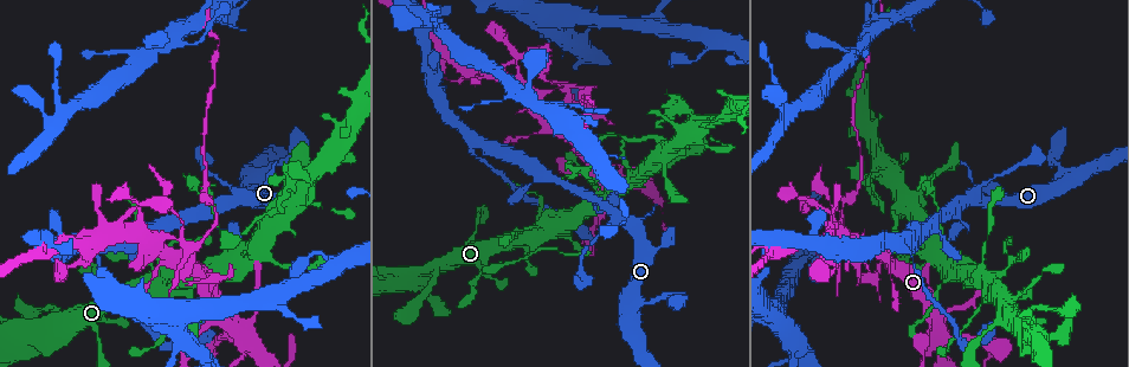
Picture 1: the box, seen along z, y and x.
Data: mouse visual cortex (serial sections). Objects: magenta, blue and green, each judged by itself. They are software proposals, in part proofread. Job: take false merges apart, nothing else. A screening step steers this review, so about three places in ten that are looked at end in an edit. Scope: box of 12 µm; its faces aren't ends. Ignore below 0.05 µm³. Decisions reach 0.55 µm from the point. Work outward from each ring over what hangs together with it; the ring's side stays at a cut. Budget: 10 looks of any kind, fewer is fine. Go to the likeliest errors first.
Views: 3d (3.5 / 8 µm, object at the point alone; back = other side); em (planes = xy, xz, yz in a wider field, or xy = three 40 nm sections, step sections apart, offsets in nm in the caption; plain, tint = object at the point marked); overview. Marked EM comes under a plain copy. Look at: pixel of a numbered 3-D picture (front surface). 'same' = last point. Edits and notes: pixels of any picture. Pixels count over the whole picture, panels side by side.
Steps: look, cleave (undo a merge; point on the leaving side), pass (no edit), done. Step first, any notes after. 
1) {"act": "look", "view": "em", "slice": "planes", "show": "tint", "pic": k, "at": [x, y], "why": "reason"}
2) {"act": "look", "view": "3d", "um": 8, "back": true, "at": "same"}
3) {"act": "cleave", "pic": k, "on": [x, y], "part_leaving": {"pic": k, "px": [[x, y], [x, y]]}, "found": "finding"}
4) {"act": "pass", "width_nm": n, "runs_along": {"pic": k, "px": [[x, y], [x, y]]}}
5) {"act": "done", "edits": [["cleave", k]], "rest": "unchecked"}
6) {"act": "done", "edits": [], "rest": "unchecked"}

{"act": "look", "view": "3d", "um": 3.5, "pic": 1, "at": [900, 245], "why": "small branch off a trunk"}

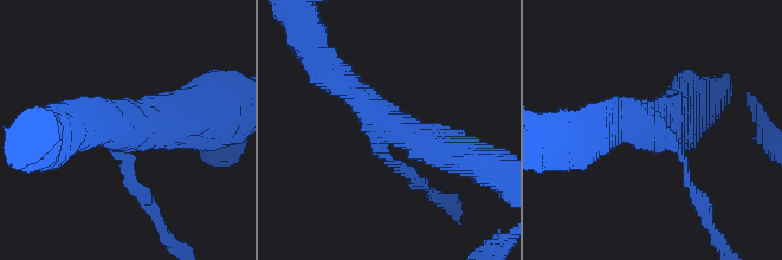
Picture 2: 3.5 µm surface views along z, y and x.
{"act": "look", "view": "em", "slice": "xy", "step": 1, "show": "tint", "pic": 2, "at": [390, 129], "arms": 3, "arm_widths_nm": [150, 400, 500]}

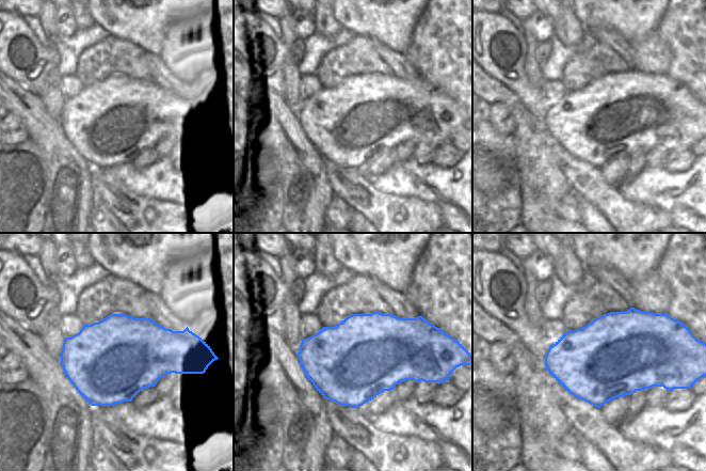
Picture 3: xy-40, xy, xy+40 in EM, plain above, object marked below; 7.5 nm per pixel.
{"act": "cleave", "pic": 2, "on": [130, 187], "part_leaving": {"pic": 2, "px": [[122, 154], [166, 238]]}, "found": "two cells meet here"}

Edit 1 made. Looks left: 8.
{"act": "look", "view": "overview", "why": "see it whole again"}

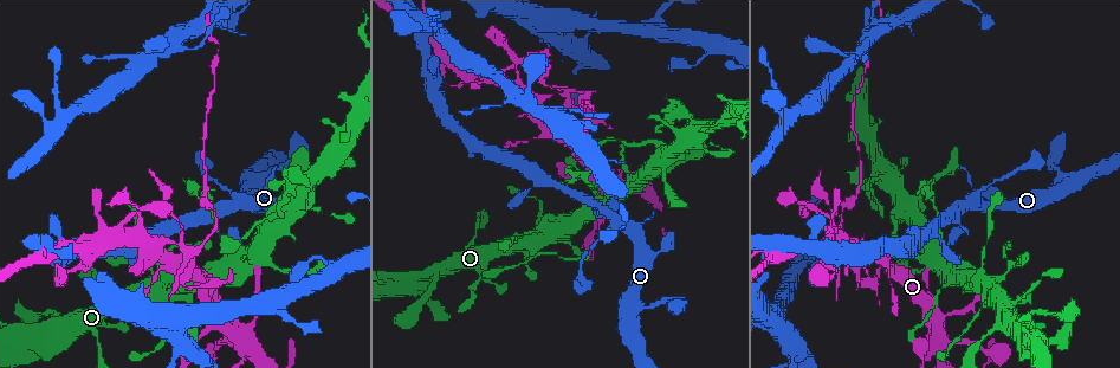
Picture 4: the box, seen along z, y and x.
{"act": "look", "view": "3d", "um": 3.5, "pic": 4, "at": [162, 285], "why": "small branch off a trunk"}

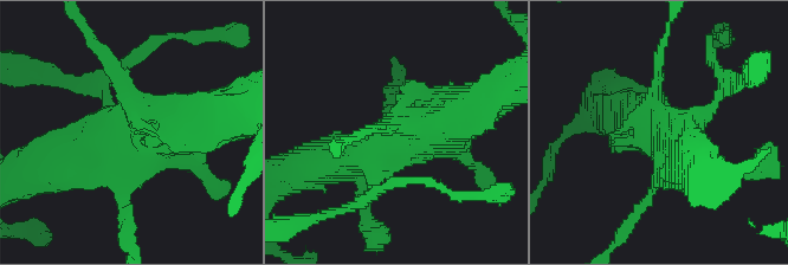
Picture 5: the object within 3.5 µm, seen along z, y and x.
{"act": "look", "view": "em", "slice": "xy", "step": 3, "show": "tint", "pic": 5, "at": [399, 142], "why": "need the tissue"}

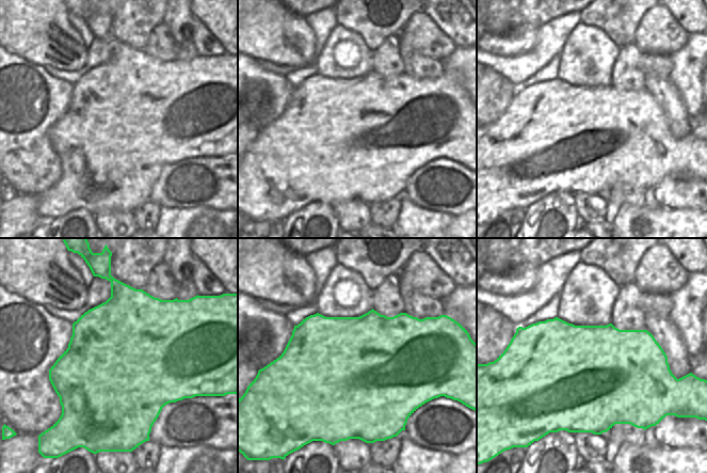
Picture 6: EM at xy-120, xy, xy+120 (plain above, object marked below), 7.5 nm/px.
{"act": "pass", "runs_along": {"pic": 5, "px": [[307, 168], [357, 159], [445, 123]]}, "found": "one cell here"}

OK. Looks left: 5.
{"act": "look", "view": "3d", "um": 3.5, "pic": 4, "at": [690, 127], "why": "small branch off a trunk"}

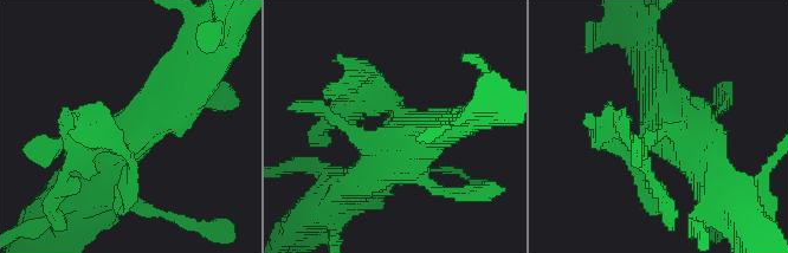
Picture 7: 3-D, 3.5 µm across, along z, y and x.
{"act": "look", "view": "em", "slice": "xy", "step": 3, "show": "tint", "pic": 7, "at": [661, 141], "why": "need the tissue"}

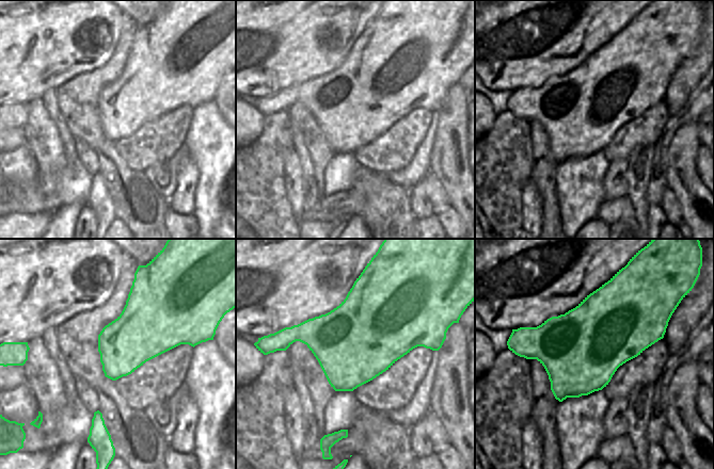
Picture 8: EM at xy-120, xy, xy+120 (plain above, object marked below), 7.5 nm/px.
{"act": "look", "view": "em", "slice": "xy", "step": 5, "show": "tint", "at": "same", "why": "cut it another way"}

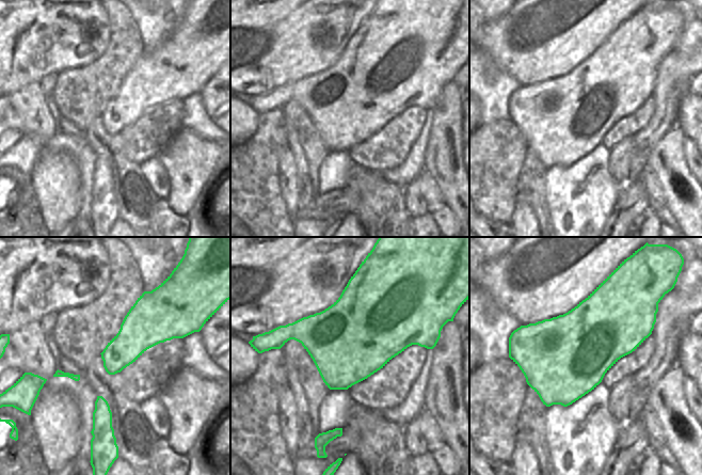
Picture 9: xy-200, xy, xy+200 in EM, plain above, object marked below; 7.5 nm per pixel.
{"act": "cleave", "pic": 7, "on": [77, 115], "part_leaving": {"pic": 7, "px": [[391, 106], [369, 76], [325, 95]]}, "found": "two cells meet here"}

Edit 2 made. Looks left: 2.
{"act": "look", "view": "3d", "um": 3.5, "pic": 4, "at": [241, 239], "why": "a narrow waist"}

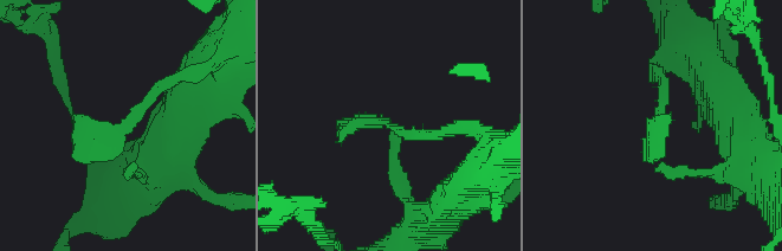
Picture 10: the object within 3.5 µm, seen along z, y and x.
{"act": "look", "view": "em", "slice": "xy", "step": 3, "show": "tint", "pic": 10, "at": [124, 124]}

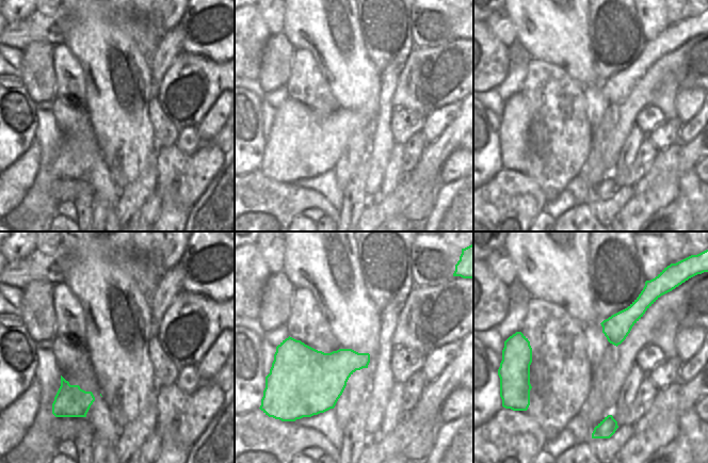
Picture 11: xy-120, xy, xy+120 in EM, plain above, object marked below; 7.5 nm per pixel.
{"act": "pass", "runs_along": {"pic": 10, "px": [[182, 76], [102, 149], [73, 141]]}, "found": "continuous, no second cell"}

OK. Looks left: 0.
{"act": "done", "edits": [["cleave", 2], ["cleave", 7]], "rest": "unchecked"}

